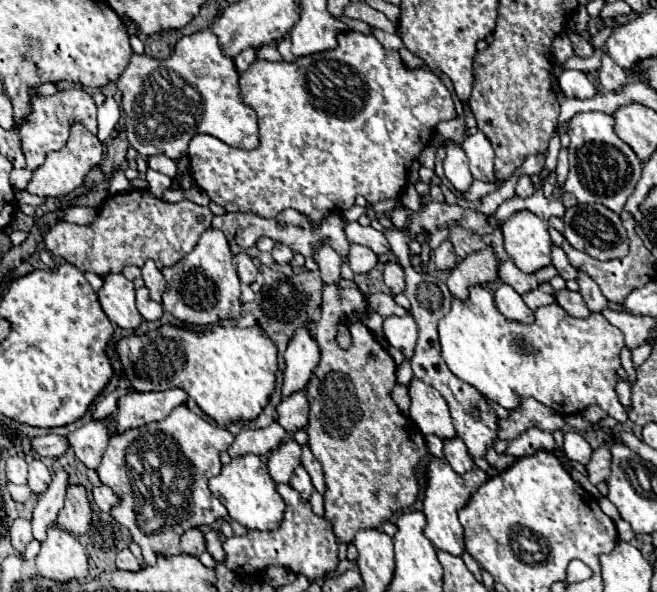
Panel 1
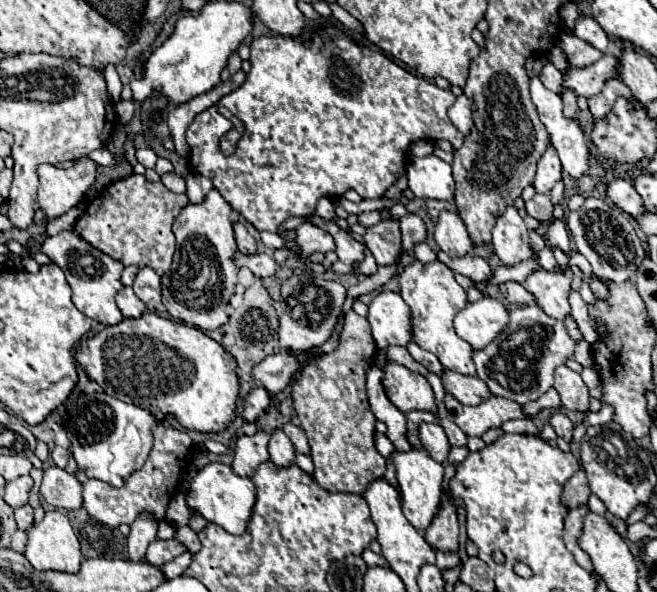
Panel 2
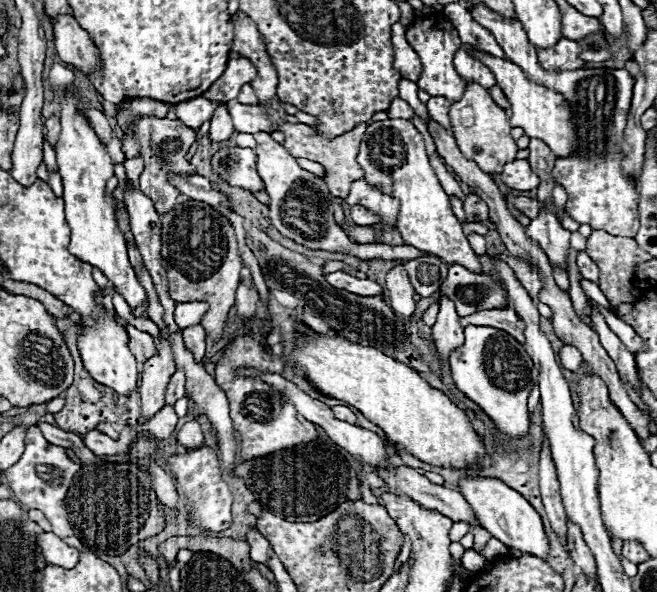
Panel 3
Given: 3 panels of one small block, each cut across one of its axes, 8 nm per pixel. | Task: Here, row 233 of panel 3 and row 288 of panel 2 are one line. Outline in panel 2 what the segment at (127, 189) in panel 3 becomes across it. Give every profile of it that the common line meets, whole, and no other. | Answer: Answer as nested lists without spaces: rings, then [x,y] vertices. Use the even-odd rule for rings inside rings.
[[[142,268],[132,286],[134,294],[146,304],[148,312],[164,314],[166,308],[160,300],[160,276],[152,268]]]

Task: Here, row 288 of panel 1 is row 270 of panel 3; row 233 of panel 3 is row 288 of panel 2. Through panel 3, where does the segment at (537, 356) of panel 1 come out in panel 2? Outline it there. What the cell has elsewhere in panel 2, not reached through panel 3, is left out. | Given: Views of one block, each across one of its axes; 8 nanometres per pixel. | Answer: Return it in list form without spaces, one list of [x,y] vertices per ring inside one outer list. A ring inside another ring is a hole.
[[[414,260],[398,274],[398,284],[400,284],[400,296],[410,306],[412,340],[420,348],[436,354],[444,368],[466,374],[466,376],[474,376],[476,368],[472,362],[472,348],[470,344],[464,344],[464,340],[456,336],[454,326],[452,326],[452,318],[468,304],[466,292],[456,282],[454,272],[440,260],[426,262],[426,264],[420,260]]]

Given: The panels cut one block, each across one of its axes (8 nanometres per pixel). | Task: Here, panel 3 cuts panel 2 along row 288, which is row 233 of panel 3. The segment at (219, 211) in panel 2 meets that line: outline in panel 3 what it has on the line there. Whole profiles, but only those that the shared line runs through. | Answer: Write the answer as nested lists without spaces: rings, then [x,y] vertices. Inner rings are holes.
[[[204,202],[176,204],[162,216],[162,258],[170,288],[170,298],[176,302],[206,302],[210,308],[202,316],[206,336],[214,342],[222,340],[226,318],[236,302],[242,262],[236,248],[236,236],[230,222]]]

